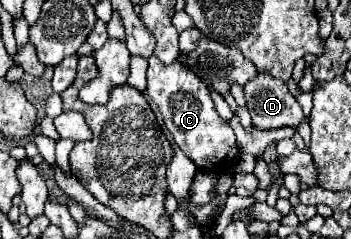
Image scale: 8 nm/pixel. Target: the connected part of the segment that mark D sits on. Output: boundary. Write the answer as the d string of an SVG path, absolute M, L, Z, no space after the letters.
M259 72L255 78L251 78L243 86L243 94L255 128L297 128L303 120L301 106L295 102L287 84L269 76L267 72Z

